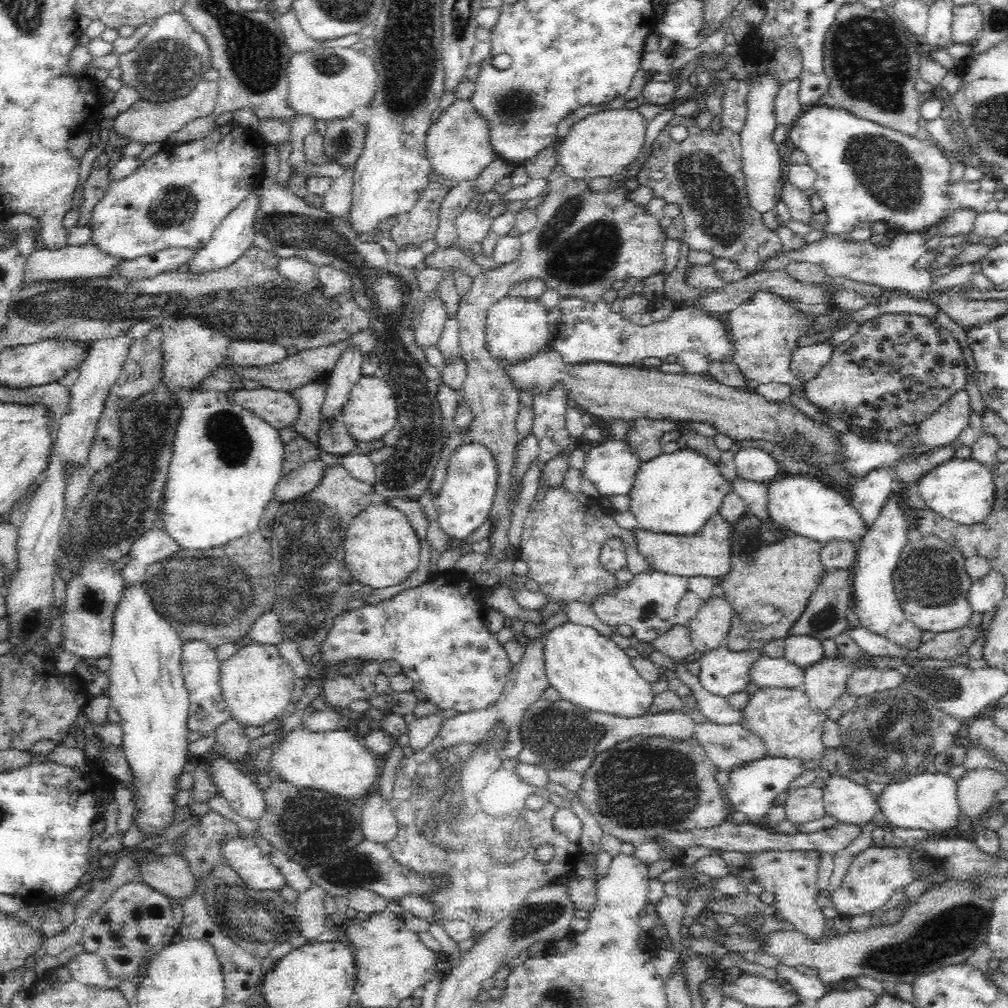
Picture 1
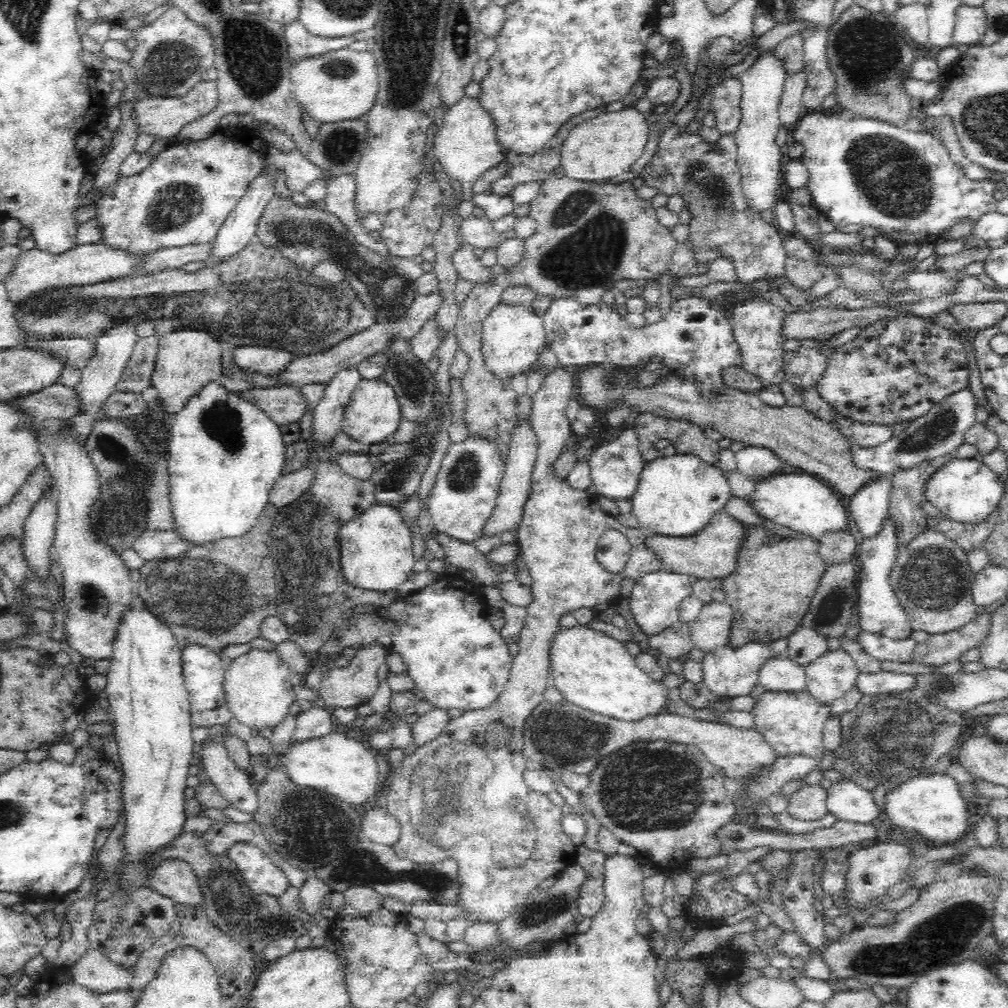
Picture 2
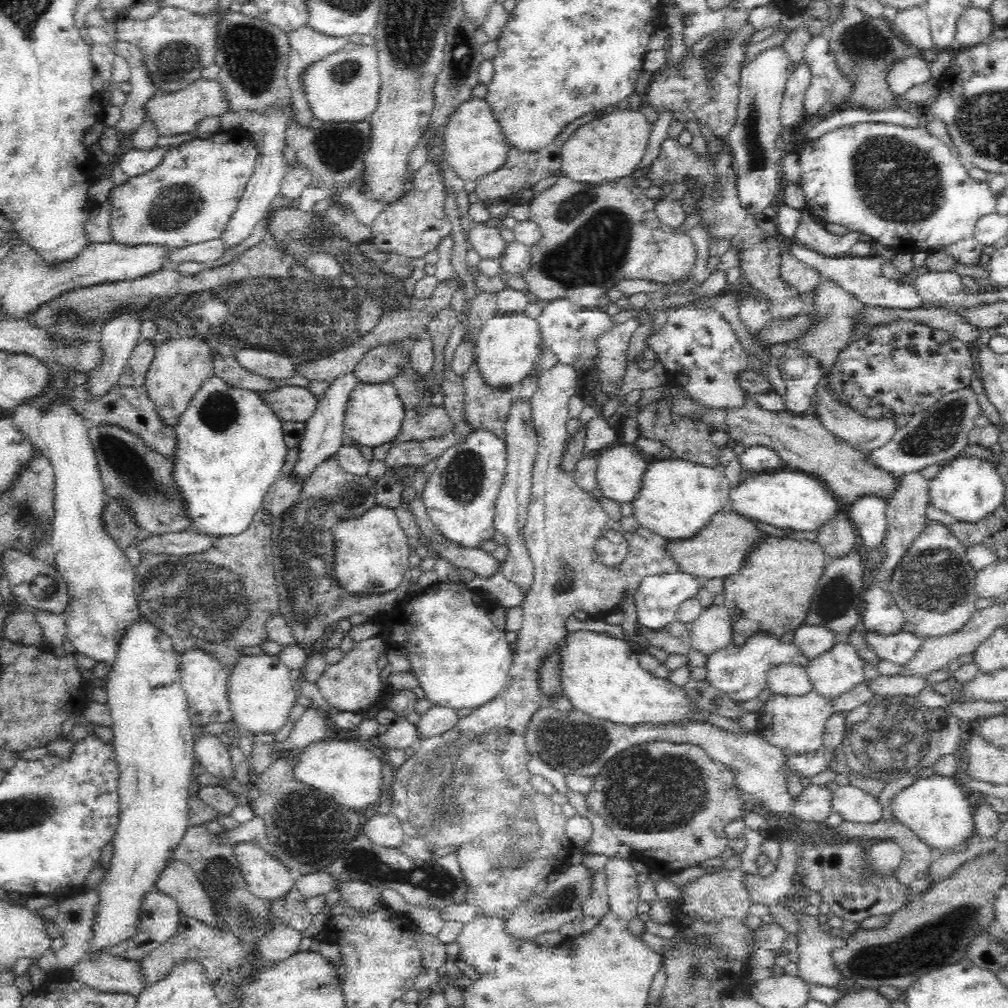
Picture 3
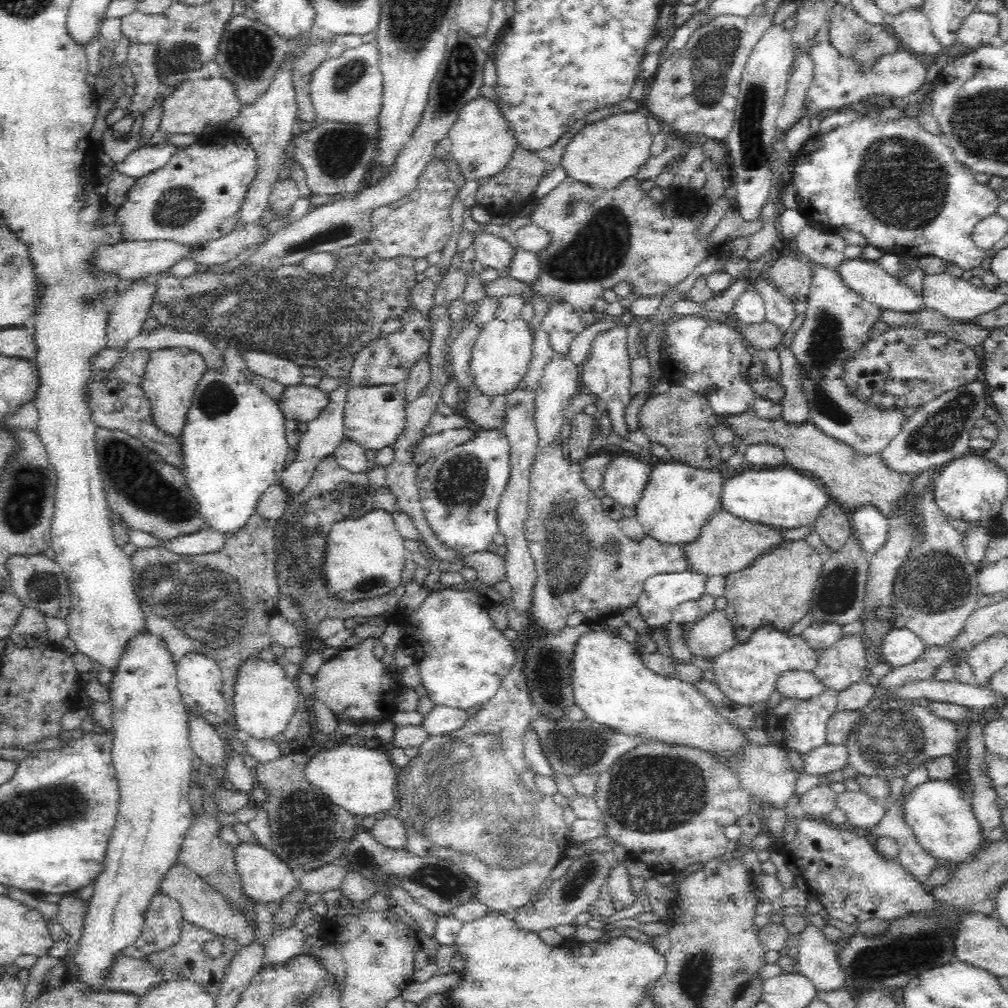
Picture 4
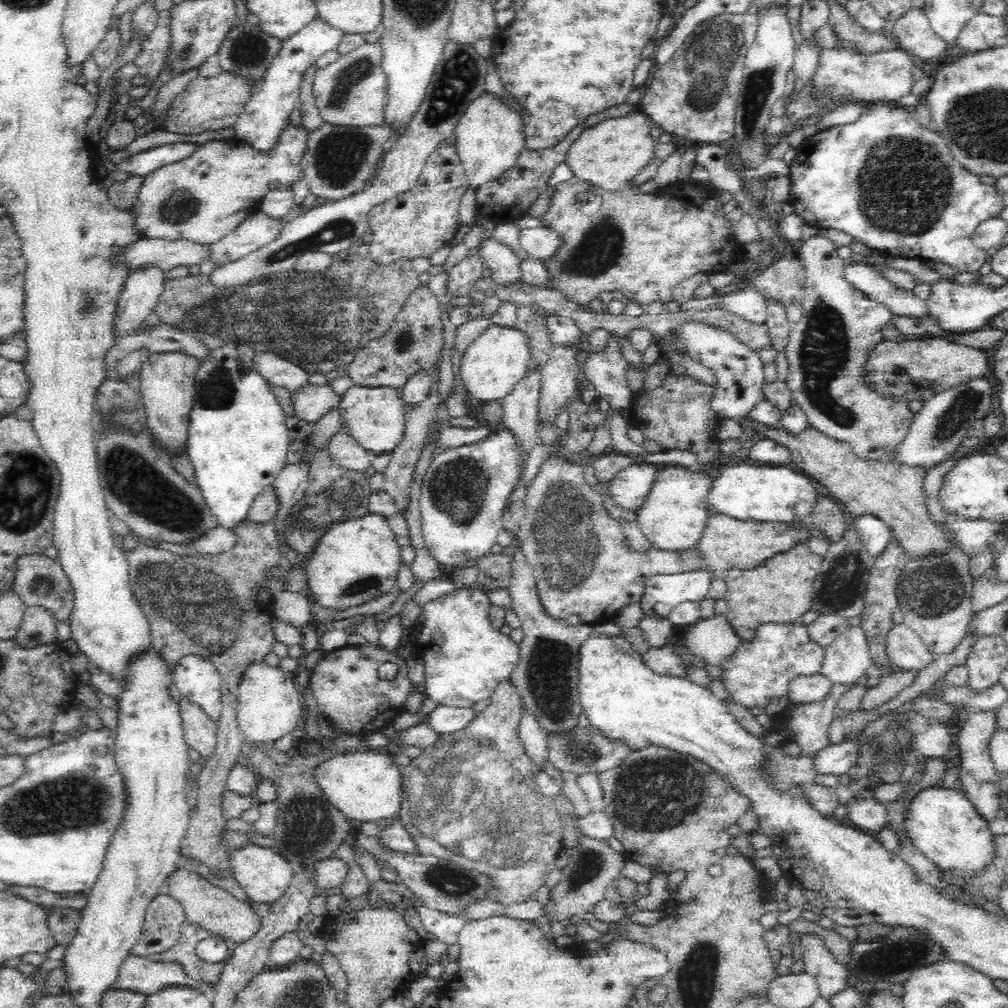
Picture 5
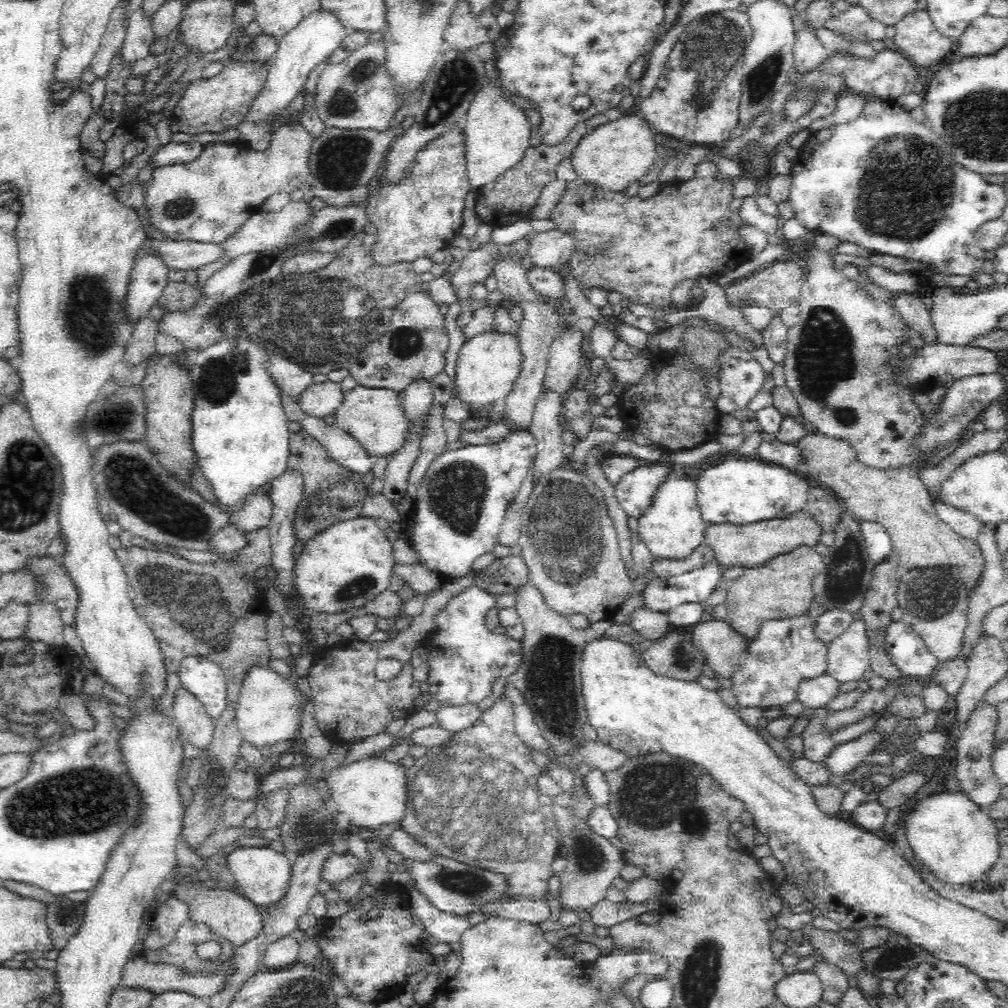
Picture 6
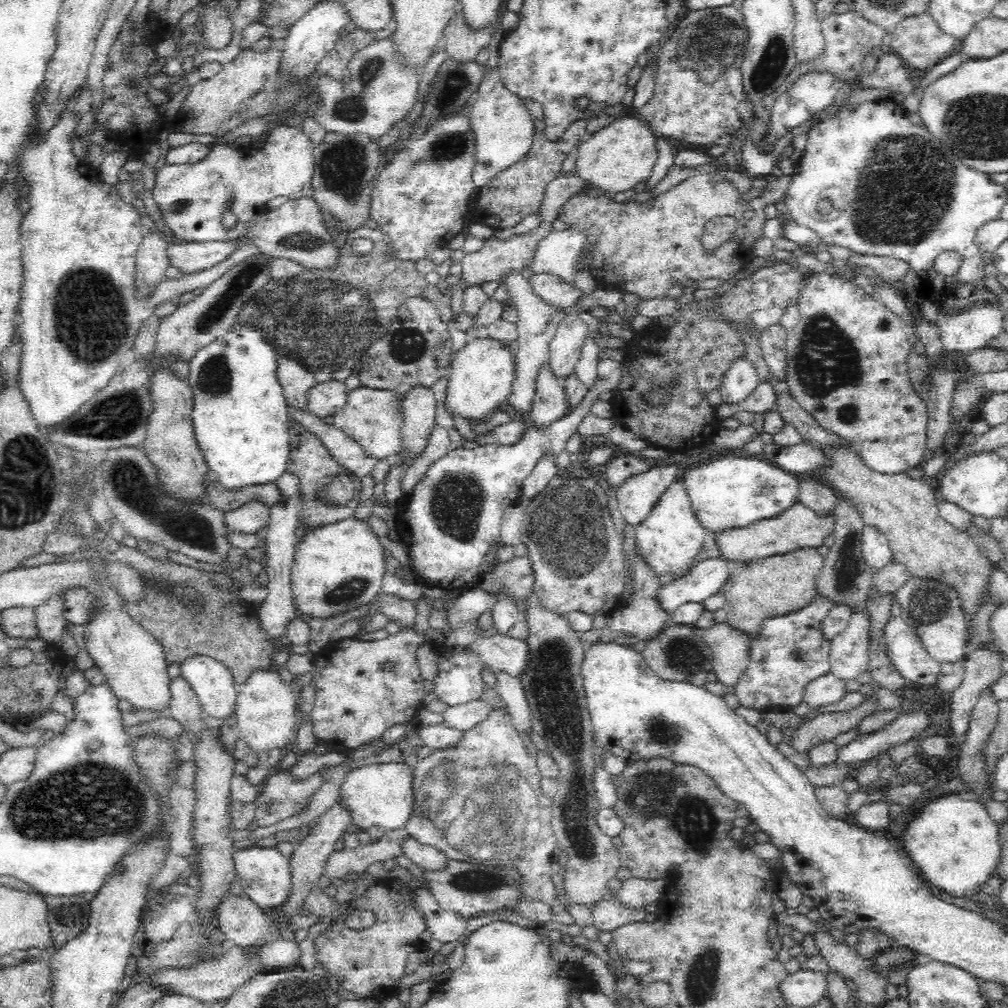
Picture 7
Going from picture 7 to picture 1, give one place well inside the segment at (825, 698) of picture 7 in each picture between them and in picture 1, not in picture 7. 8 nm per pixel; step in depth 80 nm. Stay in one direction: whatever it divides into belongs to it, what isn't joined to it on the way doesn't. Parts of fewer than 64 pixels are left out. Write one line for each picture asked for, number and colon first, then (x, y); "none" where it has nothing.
1: (769, 672)
2: (783, 675)
3: (788, 680)
4: (799, 685)
5: (805, 690)
6: (815, 693)

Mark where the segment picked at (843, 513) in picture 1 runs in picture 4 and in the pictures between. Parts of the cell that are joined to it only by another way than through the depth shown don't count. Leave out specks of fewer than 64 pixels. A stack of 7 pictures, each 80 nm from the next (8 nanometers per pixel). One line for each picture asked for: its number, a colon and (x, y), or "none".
2: (796, 500)
3: (789, 499)
4: (781, 496)

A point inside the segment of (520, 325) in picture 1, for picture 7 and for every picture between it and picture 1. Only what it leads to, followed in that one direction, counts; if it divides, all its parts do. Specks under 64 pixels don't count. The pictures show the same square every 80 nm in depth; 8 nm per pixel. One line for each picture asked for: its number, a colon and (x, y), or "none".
2: (512, 336)
3: (506, 347)
4: (500, 357)
5: (491, 365)
6: (488, 364)
7: (481, 374)

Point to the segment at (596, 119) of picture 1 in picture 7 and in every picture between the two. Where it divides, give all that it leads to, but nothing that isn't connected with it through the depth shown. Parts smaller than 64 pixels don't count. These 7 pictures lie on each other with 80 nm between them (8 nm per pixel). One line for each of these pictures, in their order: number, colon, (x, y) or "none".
2: (601, 148)
3: (609, 148)
4: (605, 154)
5: (608, 155)
6: (620, 152)
7: (623, 154)

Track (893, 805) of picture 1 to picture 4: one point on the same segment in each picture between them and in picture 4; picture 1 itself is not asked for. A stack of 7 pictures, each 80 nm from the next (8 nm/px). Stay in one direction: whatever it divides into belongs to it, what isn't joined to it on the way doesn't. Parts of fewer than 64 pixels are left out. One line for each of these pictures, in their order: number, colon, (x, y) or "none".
2: (933, 805)
3: (937, 809)
4: (944, 825)

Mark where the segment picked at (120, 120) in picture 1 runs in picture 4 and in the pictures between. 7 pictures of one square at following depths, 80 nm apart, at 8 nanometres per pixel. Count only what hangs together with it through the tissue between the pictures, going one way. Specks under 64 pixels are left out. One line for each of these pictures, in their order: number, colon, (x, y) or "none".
2: (162, 117)
3: (174, 113)
4: (195, 104)

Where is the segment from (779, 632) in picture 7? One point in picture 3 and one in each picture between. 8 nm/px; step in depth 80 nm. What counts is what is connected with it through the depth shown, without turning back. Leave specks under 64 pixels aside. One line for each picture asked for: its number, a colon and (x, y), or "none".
3: (742, 672)
4: (749, 674)
5: (762, 671)
6: (787, 651)

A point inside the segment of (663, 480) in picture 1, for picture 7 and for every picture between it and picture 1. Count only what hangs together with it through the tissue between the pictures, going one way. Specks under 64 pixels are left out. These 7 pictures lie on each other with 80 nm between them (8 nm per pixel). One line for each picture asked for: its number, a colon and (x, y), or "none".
2: (677, 496)
3: (677, 499)
4: (678, 500)
5: (672, 519)
6: (672, 528)
7: (669, 540)

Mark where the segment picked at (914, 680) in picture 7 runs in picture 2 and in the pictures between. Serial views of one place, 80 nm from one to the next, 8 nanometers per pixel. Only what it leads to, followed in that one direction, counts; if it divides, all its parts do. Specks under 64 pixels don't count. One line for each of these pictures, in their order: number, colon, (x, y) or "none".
2: (883, 648)
3: (899, 648)
4: (900, 647)
5: (906, 650)
6: (906, 650)

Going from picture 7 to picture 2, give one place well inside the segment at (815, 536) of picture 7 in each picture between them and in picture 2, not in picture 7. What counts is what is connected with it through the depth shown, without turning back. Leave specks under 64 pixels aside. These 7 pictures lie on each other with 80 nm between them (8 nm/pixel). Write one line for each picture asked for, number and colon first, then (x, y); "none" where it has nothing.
2: (712, 553)
3: (720, 549)
4: (726, 544)
5: (726, 544)
6: (750, 545)

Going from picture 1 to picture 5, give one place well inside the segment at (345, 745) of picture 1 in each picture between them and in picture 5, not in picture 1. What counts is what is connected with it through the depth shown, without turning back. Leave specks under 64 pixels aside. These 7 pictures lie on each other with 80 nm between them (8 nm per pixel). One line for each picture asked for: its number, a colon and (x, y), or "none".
2: (336, 764)
3: (345, 771)
4: (361, 781)
5: (364, 786)

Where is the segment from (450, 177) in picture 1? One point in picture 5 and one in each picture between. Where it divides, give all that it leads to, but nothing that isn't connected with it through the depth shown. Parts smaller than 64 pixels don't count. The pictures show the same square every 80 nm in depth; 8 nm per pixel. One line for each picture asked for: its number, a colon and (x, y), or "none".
2: (466, 145)
3: (474, 145)
4: (483, 142)
5: (490, 136)

